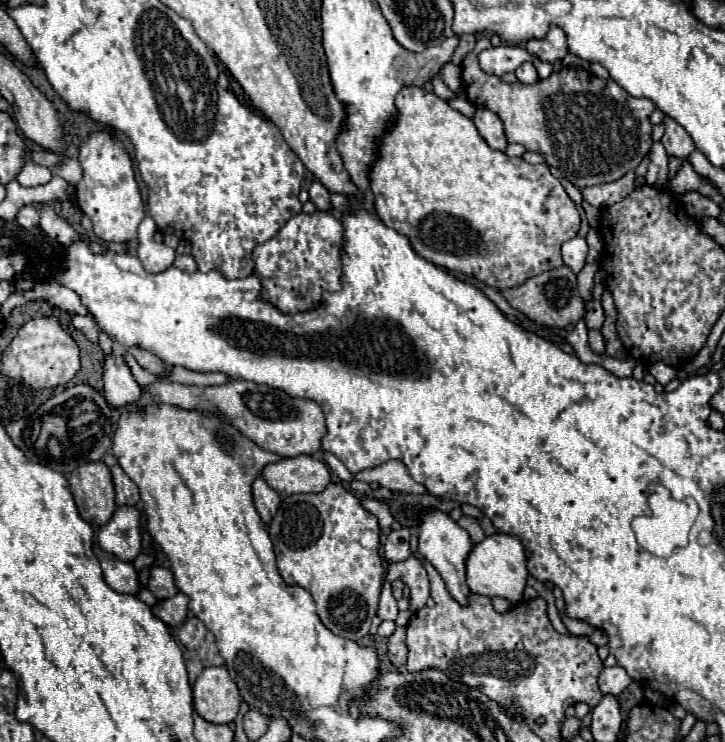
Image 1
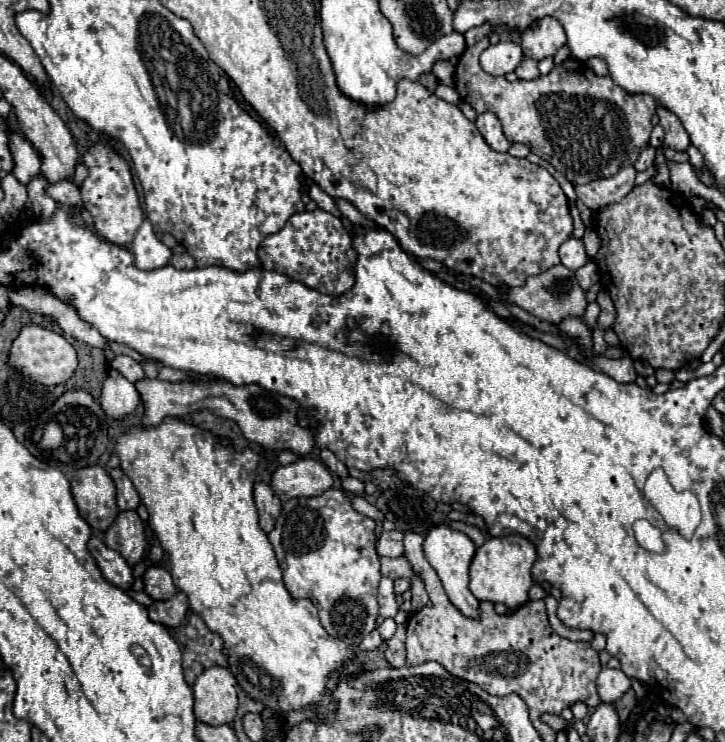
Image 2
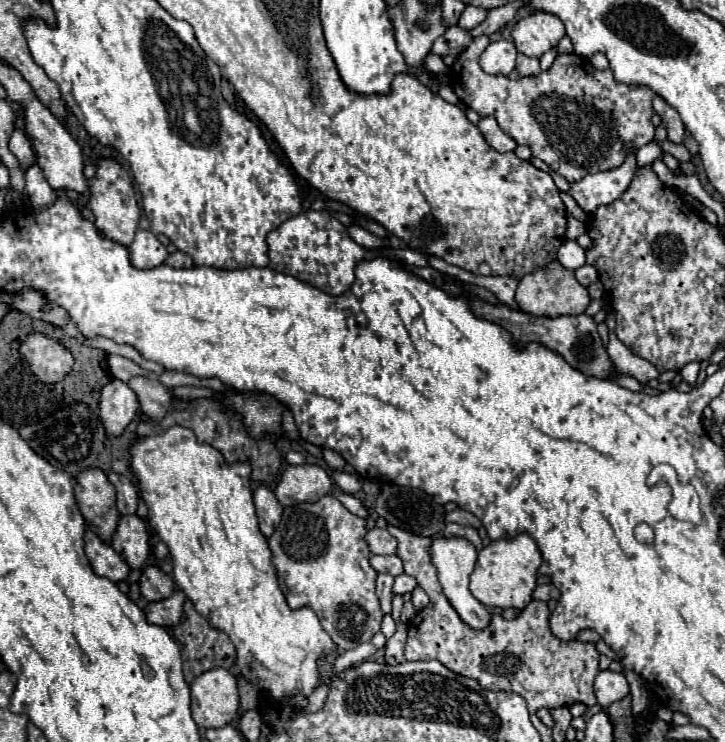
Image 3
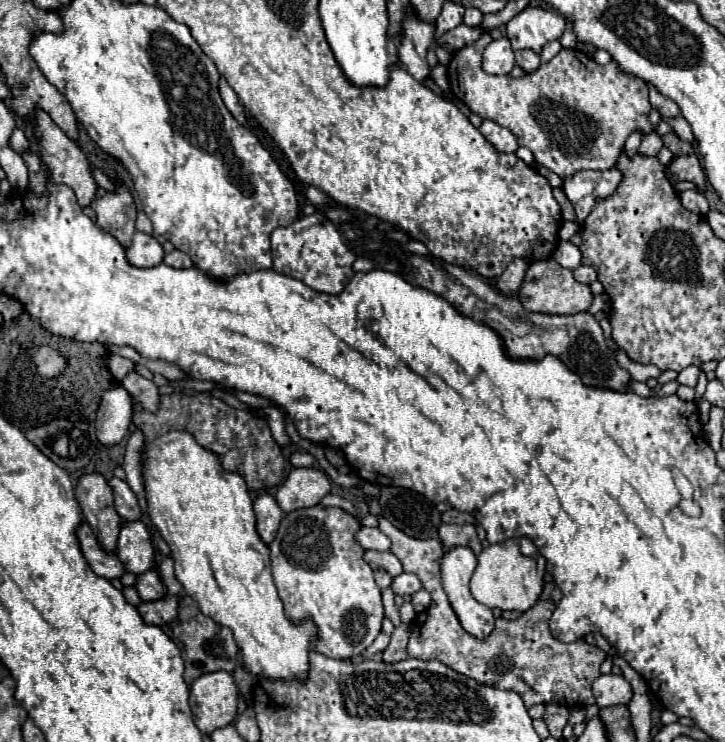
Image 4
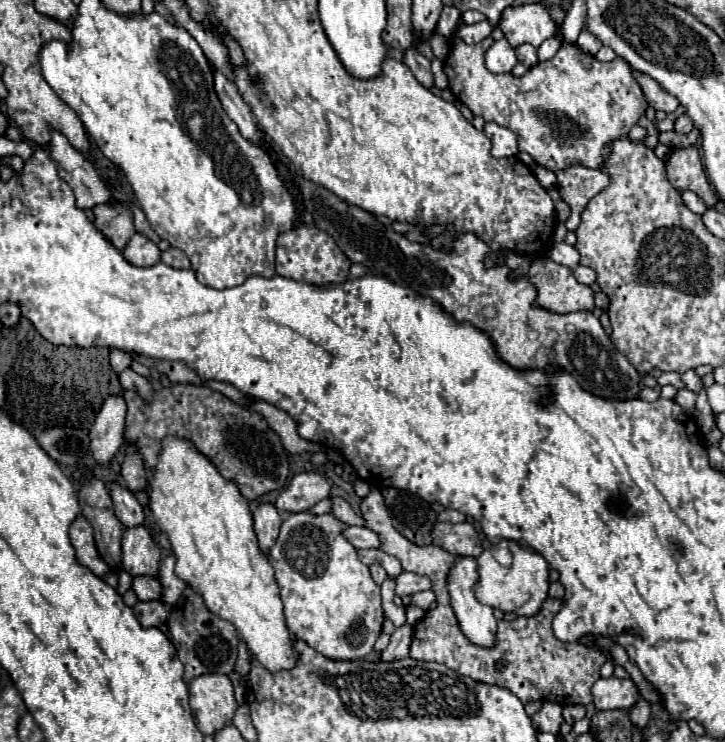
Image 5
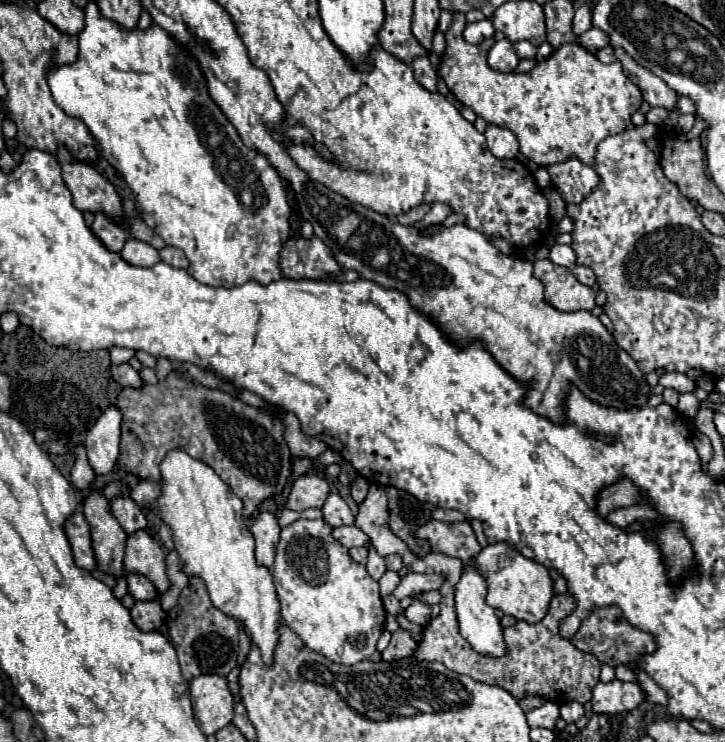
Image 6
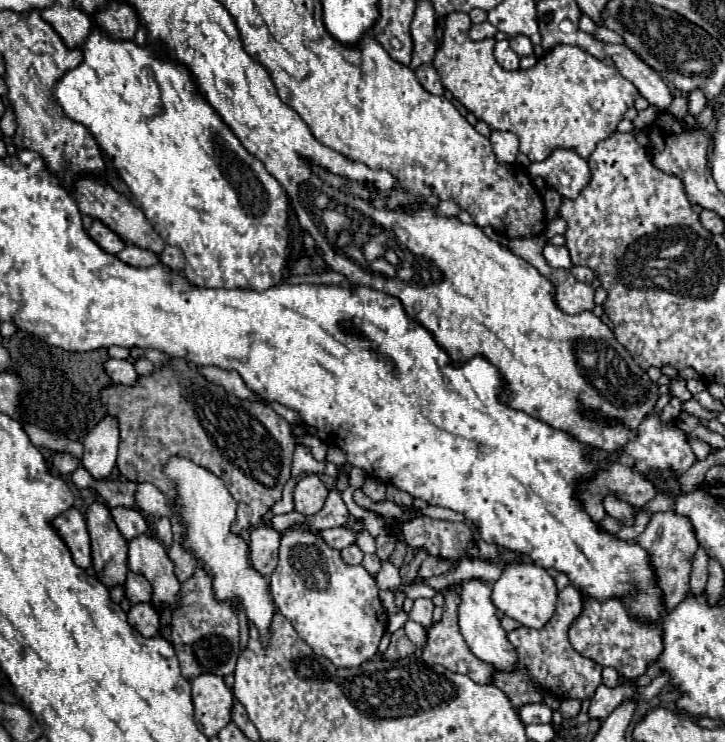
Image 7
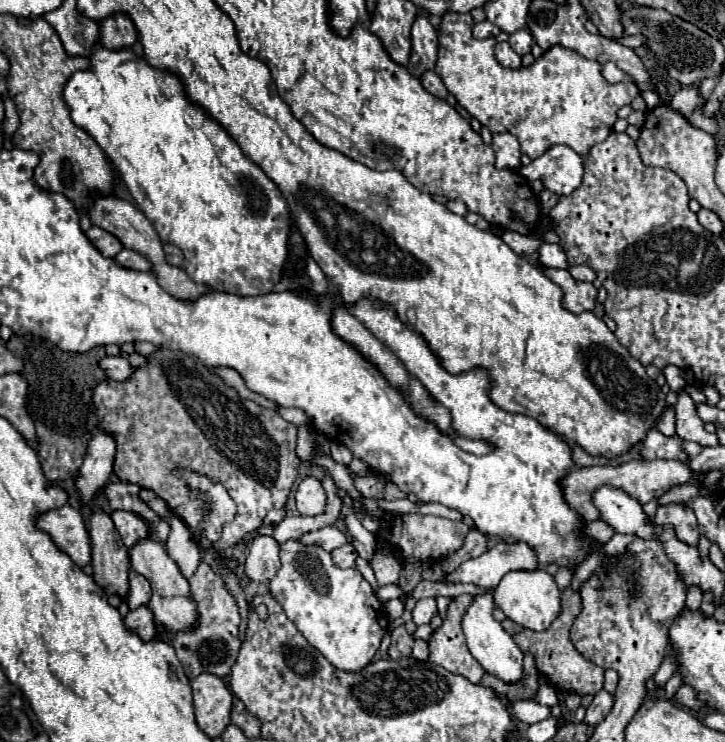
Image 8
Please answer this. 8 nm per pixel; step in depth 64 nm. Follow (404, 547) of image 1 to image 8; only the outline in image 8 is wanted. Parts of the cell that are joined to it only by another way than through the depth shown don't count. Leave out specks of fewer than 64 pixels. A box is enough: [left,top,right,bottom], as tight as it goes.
[298,526,346,552]

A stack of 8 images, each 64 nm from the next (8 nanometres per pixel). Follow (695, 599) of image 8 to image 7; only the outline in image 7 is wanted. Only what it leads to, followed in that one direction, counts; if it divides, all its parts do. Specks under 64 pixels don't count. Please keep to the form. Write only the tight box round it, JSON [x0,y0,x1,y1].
[690,546,708,596]

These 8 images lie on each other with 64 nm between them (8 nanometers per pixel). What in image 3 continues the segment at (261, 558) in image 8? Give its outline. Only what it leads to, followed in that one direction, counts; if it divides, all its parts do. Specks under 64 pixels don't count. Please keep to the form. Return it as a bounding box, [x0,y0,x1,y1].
[254,486,282,538]

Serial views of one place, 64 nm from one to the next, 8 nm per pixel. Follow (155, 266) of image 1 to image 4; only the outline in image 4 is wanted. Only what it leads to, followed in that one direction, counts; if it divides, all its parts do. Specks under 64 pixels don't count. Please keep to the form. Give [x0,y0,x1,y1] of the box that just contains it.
[126,232,164,268]

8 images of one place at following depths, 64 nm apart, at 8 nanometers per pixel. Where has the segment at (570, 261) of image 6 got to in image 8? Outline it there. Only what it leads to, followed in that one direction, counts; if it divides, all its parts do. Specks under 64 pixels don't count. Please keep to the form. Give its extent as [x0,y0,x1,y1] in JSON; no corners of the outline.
[538,242,568,268]

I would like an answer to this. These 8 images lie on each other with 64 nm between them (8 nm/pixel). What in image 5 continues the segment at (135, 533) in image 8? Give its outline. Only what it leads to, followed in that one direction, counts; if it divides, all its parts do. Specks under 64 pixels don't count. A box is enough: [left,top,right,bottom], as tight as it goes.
[110,484,144,528]

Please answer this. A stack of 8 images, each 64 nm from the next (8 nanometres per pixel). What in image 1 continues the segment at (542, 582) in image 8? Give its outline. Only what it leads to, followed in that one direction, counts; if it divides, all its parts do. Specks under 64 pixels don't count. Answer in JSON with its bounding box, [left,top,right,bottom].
[466,534,530,604]

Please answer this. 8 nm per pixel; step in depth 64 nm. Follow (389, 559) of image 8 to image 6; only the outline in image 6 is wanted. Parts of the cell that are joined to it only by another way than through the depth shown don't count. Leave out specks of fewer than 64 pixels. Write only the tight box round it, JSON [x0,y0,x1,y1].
[378,570,400,596]

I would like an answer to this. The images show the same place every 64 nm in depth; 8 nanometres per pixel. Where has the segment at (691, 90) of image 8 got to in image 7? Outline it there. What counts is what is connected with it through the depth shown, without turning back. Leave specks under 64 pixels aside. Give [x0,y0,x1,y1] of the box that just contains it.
[668,94,690,120]

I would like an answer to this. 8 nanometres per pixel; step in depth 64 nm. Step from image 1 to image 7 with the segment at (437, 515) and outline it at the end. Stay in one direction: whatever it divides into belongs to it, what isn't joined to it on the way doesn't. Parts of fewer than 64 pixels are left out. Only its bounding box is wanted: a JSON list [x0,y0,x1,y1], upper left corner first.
[460,580,518,672]

